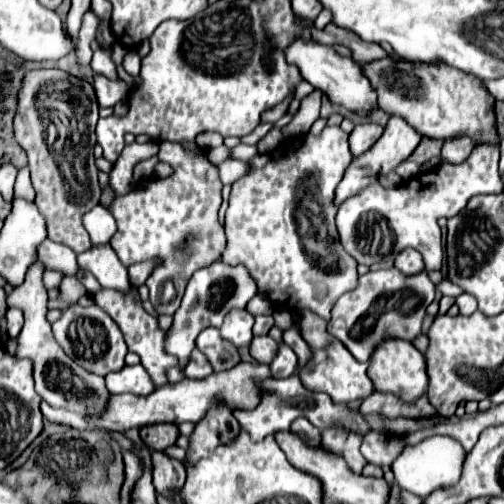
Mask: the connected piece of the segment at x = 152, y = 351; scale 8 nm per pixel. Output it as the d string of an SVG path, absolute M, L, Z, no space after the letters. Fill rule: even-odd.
M102 290L98 294L94 294L94 302L106 310L110 314L110 318L118 324L118 328L122 330L124 334L124 340L126 340L126 346L130 352L136 352L140 356L140 364L146 368L146 372L150 374L152 382L156 386L164 386L168 380L166 380L166 368L170 366L176 366L178 360L174 356L168 356L164 352L164 330L158 328L158 322L154 316L150 316L148 312L144 312L142 304L140 304L140 298L138 294L134 292L128 292L128 294L120 294L116 290Z

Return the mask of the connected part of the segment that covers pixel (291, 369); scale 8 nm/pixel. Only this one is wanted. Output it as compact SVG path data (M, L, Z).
M282 344L278 350L278 356L270 364L270 370L272 370L274 378L288 378L296 372L296 366L298 366L298 356L294 354L294 350L290 346Z

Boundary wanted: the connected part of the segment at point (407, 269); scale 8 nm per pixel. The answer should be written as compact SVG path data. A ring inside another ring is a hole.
M414 248L402 250L402 254L398 254L398 258L396 258L396 268L408 276L422 272L424 270L422 254L418 254L418 250L414 250Z

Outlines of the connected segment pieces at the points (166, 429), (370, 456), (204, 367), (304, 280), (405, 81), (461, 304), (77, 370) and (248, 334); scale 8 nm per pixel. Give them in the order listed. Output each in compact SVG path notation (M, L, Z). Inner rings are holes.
M160 424L160 426L144 426L140 428L142 442L152 450L166 450L178 438L176 424Z
M370 432L364 436L364 442L362 442L362 456L370 462L370 464L376 464L376 466L390 466L398 454L404 450L402 446L398 444L390 444L390 438L396 438L394 434L392 436L386 436L386 434L378 434L378 432Z
M194 350L192 356L190 356L190 360L188 360L188 364L186 364L186 368L184 368L184 376L186 378L198 378L198 380L202 380L202 378L210 376L212 372L214 370L212 370L210 362L206 360L206 356L202 356L200 350Z
M326 126L318 136L308 132L300 138L284 140L274 152L256 154L252 160L248 160L248 172L232 184L224 224L226 250L222 252L222 260L230 266L246 266L260 294L270 300L284 302L284 308L290 312L308 308L324 320L330 320L330 310L336 300L354 290L358 284L356 260L342 248L338 230L334 226L334 190L350 162L352 154L348 134L340 126Z
M392 58L366 62L362 74L370 78L370 86L374 86L374 92L378 94L378 108L388 116L402 116L422 136L446 140L468 134L480 144L496 140L496 100L474 74L462 74L460 70L450 70L450 66L426 66L424 62L394 62Z
M470 294L458 296L458 298L456 298L456 304L458 304L458 308L460 308L460 312L462 312L464 316L470 316L472 312L476 312L476 298L470 296Z
M36 262L34 266L30 266L26 280L20 288L12 290L10 294L6 294L6 304L8 306L18 306L24 310L24 328L22 334L18 336L18 358L30 358L34 362L34 380L36 380L36 392L42 396L42 400L46 400L50 406L54 408L62 408L62 410L70 410L76 414L84 414L90 418L98 418L98 414L102 414L102 410L106 408L106 402L110 400L110 394L106 390L104 378L88 378L88 372L82 370L72 358L68 358L64 354L64 350L58 346L58 342L52 336L52 328L50 322L46 320L46 288L42 286L42 274L44 274L44 266L40 262Z
M230 310L230 332L222 332L222 338L232 342L234 346L250 346L252 342L252 326L254 326L254 316L246 310Z

